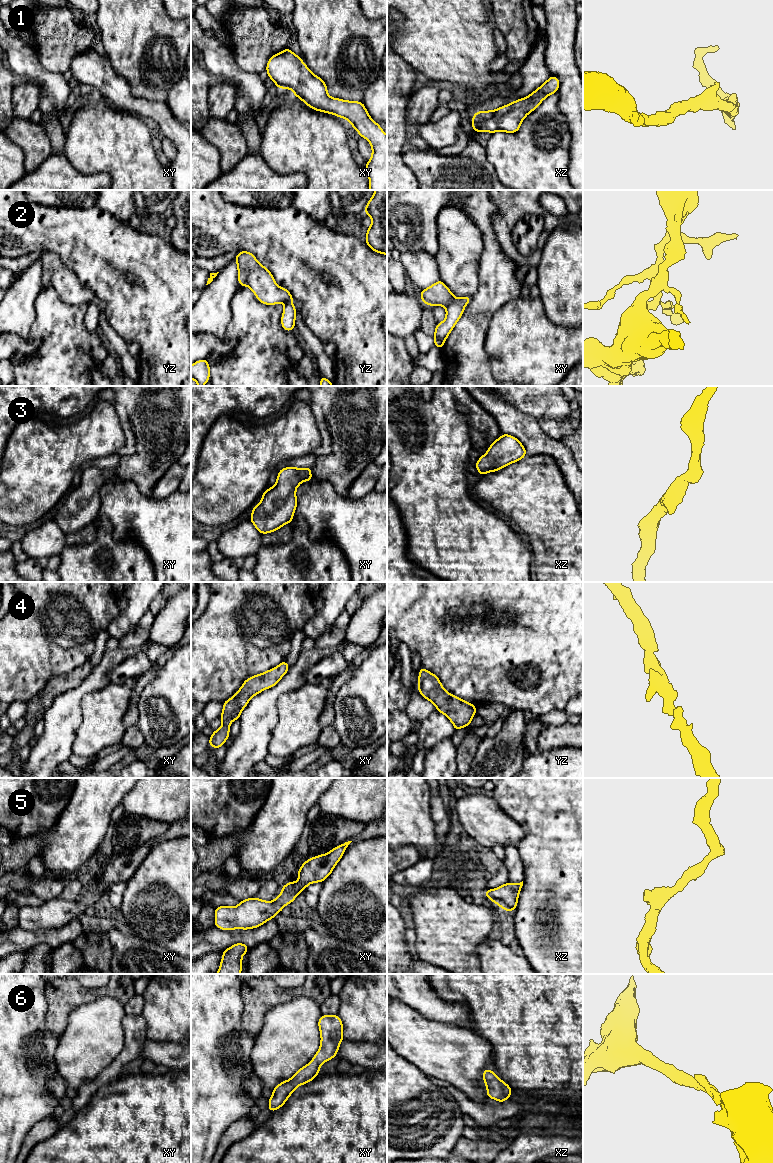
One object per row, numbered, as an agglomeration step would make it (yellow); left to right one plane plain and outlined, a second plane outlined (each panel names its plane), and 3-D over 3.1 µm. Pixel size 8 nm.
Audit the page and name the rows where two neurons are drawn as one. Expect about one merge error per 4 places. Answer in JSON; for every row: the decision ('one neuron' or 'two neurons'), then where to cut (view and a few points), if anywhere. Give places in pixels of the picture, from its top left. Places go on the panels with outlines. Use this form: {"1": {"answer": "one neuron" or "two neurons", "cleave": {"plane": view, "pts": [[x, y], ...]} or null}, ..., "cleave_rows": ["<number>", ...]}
{"1": {"answer": "one neuron", "cleave": null}, "2": {"answer": "two neurons", "cleave": {"plane": "xy", "pts": [[455, 298], [445, 306]]}}, "3": {"answer": "one neuron", "cleave": null}, "4": {"answer": "one neuron", "cleave": null}, "5": {"answer": "one neuron", "cleave": null}, "6": {"answer": "one neuron", "cleave": null}, "cleave_rows": ["2"]}

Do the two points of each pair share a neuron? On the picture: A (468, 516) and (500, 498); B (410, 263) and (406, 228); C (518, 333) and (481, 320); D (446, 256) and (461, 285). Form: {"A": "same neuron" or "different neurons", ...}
{"A": "different neurons", "B": "different neurons", "C": "different neurons", "D": "same neuron"}

